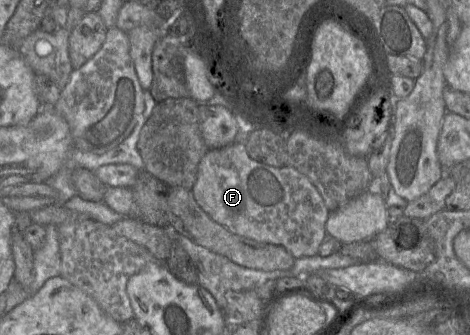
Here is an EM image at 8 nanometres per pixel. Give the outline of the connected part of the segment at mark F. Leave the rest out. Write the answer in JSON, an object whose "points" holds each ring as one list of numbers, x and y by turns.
{"points":[[244,141,209,149,199,162,191,191,198,205,230,232,258,242,283,246,295,259,317,255,326,235,325,223,330,211,308,177,292,166,272,167,253,160,246,151]]}

